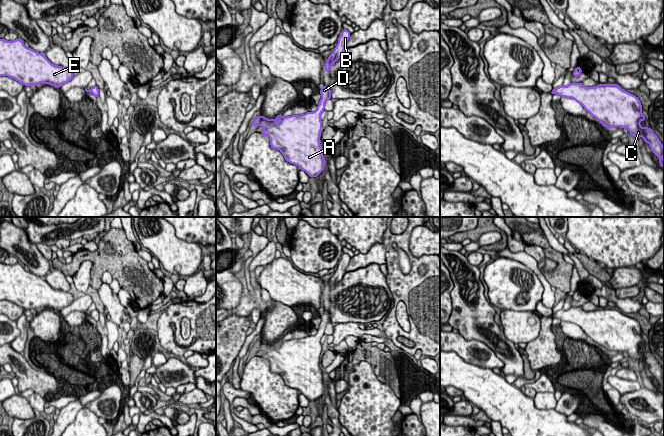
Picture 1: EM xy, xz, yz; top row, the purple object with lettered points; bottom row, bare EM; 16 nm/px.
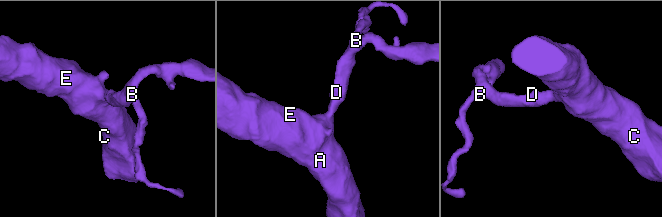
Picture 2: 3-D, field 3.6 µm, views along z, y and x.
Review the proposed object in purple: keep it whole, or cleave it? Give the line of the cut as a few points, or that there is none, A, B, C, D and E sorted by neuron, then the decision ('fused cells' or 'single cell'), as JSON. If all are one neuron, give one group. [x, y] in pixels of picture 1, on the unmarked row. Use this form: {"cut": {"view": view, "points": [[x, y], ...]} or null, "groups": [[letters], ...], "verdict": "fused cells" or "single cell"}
{"cut": null, "groups": [["A", "B", "C", "D", "E"]], "verdict": "single cell"}

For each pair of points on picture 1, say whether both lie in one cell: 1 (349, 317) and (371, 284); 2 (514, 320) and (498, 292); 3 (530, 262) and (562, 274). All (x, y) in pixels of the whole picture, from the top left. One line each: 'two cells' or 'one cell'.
1: one cell
2: two cells
3: two cells

